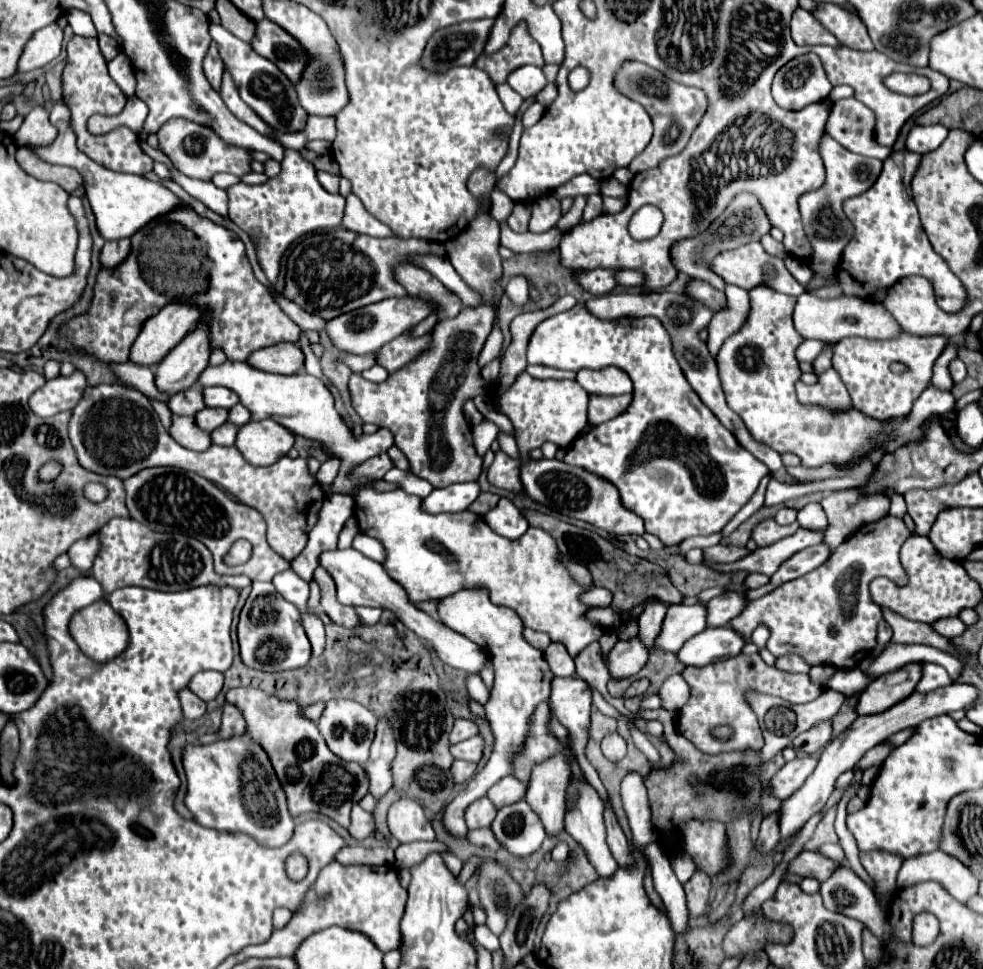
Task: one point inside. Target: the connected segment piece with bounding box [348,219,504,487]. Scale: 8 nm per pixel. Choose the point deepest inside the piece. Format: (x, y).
(422, 405)

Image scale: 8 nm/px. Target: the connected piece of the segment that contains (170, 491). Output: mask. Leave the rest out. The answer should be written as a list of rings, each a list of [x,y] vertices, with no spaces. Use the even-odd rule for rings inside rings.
[[[142,469],[136,475],[122,481],[126,489],[126,505],[130,517],[160,533],[182,533],[202,541],[214,555],[214,569],[220,575],[246,575],[252,581],[272,581],[272,577],[290,567],[286,559],[270,549],[266,543],[264,517],[244,503],[232,501],[220,487],[212,485],[198,473],[184,469]],[[236,539],[248,539],[254,547],[252,559],[240,567],[226,567],[222,557]]]

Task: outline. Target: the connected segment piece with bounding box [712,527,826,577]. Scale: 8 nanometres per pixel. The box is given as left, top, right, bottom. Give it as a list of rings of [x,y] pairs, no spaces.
[[[798,529],[794,535],[788,535],[780,541],[776,541],[774,545],[768,547],[760,547],[754,553],[746,555],[744,559],[732,563],[732,565],[712,565],[718,571],[746,571],[746,573],[764,573],[764,575],[774,575],[778,571],[778,567],[790,559],[794,553],[818,545],[824,541],[824,533],[822,531],[810,531],[810,529]]]

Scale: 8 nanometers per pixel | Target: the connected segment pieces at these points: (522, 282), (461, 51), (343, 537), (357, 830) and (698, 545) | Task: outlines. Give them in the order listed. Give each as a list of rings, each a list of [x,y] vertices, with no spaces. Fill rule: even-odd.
[[[524,275],[512,277],[506,285],[506,295],[512,299],[512,303],[516,303],[518,307],[528,303],[528,281]]]
[[[478,19],[436,31],[426,43],[420,67],[434,73],[446,73],[452,67],[474,65],[476,57],[484,51],[492,23],[494,19]]]
[[[350,517],[350,519],[344,523],[342,531],[340,531],[340,537],[338,537],[338,547],[340,547],[340,549],[350,547],[350,543],[352,543],[352,539],[354,539],[354,535],[356,535],[358,531],[360,531],[360,529],[358,529],[358,525],[356,525],[356,519],[354,519],[354,517]]]
[[[360,805],[352,807],[352,817],[350,817],[350,825],[348,825],[348,833],[354,839],[366,839],[368,835],[372,835],[374,831],[374,817],[372,813],[366,813]]]
[[[714,533],[714,535],[708,535],[708,537],[688,537],[674,547],[680,551],[680,555],[686,555],[690,549],[706,549],[706,547],[716,545],[718,541],[720,541],[720,533]]]

